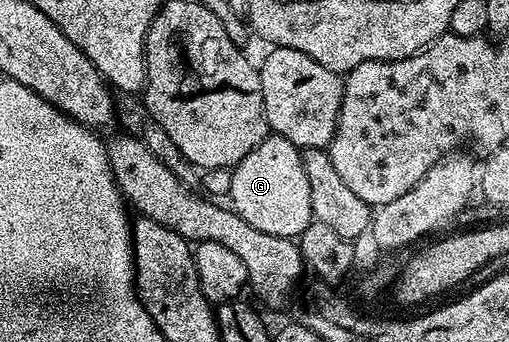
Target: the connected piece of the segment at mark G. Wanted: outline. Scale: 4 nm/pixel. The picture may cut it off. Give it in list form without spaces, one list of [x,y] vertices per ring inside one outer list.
[[[268,135],[241,163],[230,170],[230,208],[257,231],[278,237],[298,238],[313,220],[309,203],[309,179],[305,179],[303,154],[289,139]]]

